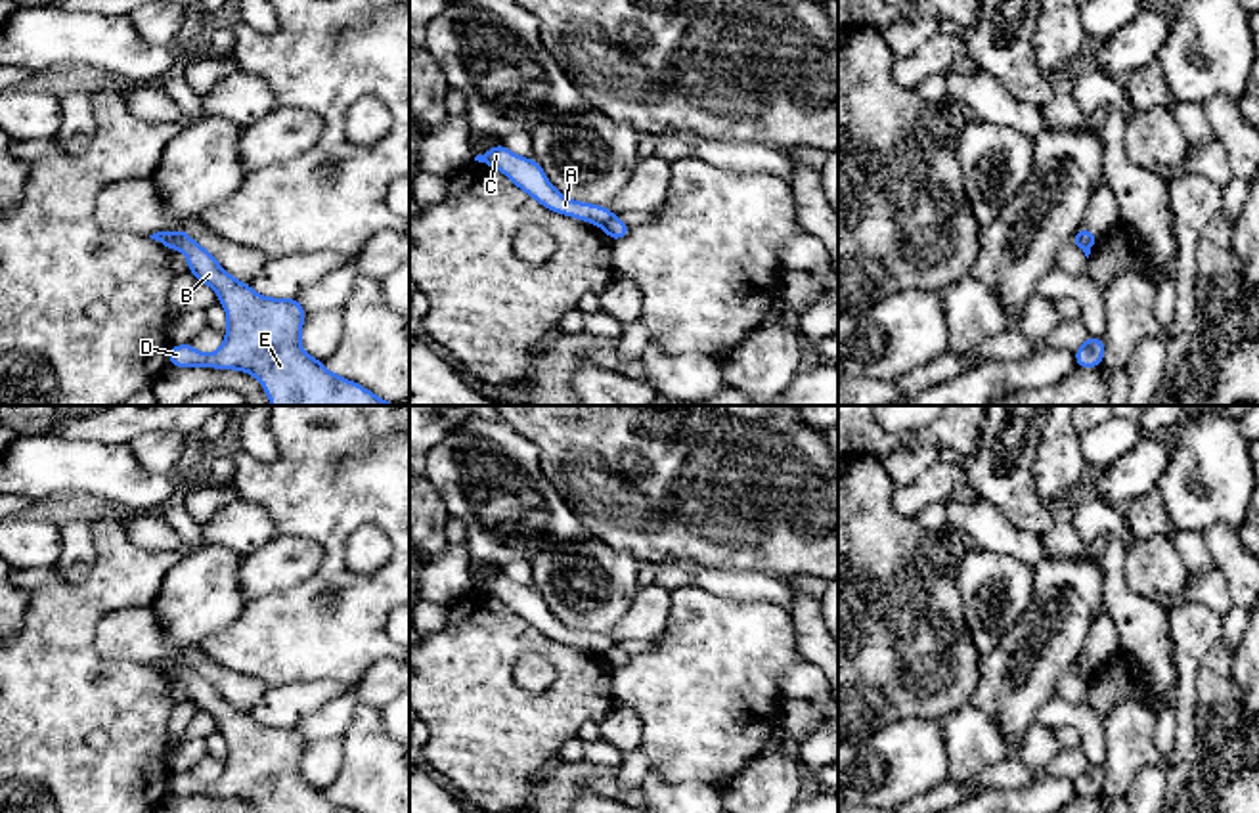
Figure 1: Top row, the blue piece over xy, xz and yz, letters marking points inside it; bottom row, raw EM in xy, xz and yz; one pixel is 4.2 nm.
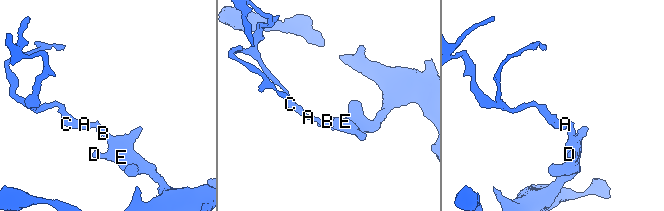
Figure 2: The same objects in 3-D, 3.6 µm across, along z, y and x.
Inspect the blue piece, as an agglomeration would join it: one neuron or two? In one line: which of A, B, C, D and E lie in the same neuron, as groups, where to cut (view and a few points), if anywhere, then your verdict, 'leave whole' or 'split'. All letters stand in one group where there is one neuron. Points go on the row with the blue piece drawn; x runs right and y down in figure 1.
A C / B D E | xy (176, 234), (180, 247) | split

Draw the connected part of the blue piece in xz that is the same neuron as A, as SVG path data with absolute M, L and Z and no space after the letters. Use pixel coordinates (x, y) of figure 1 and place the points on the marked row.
M503 143L476 155L475 161L501 170L515 186L551 212L574 216L595 226L605 226L614 216L608 207L580 203L564 197L551 186L536 159L515 155Z

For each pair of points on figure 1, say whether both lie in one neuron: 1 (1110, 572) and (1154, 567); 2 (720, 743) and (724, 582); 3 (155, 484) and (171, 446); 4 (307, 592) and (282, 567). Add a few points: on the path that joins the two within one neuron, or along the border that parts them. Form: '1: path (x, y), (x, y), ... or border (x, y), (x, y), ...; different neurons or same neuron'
1: border (1124, 549), (1127, 586), (1152, 599); different neurons
2: border (680, 586), (701, 586), (733, 599), (768, 601); different neurons
3: border (129, 444), (134, 458), (150, 473), (169, 473); different neurons
4: border (324, 548), (324, 559), (310, 576), (259, 597); different neurons

